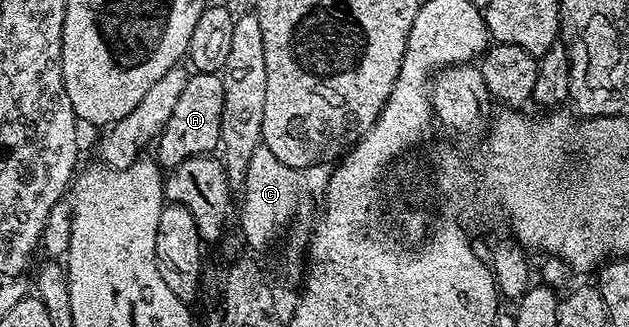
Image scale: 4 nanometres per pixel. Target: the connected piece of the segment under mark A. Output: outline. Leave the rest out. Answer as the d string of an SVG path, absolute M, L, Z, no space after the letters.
M194 72L190 76L187 87L183 87L179 100L171 110L171 119L167 119L160 137L155 141L155 160L162 170L173 169L192 157L212 154L221 145L223 103L223 83L218 74Z

